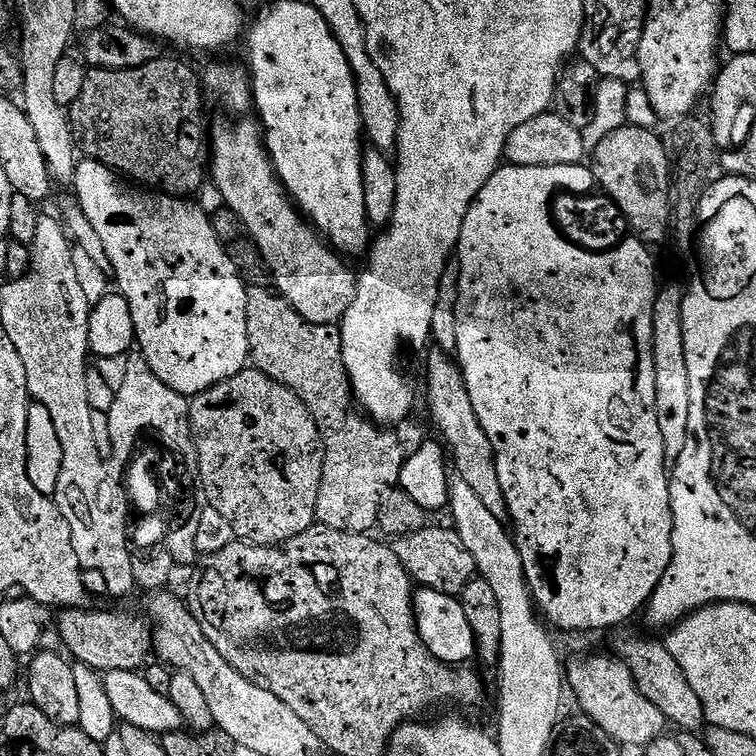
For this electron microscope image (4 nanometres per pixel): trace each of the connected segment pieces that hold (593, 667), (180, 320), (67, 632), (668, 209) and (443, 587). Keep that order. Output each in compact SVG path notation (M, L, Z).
M576 656L566 664L566 684L580 703L579 711L588 716L610 738L621 746L629 744L637 750L665 735L666 721L662 710L638 690L630 670L619 658L608 656Z
M87 158L81 159L76 165L74 195L76 201L82 206L86 218L90 218L90 226L94 226L94 230L106 250L106 258L110 258L115 287L116 284L120 287L117 288L119 295L126 298L126 302L130 306L130 314L134 318L135 343L138 345L139 355L143 356L144 361L150 366L150 370L154 370L156 377L162 382L166 382L166 386L170 386L170 390L177 391L180 396L185 398L191 398L199 392L210 390L218 382L226 382L226 378L234 378L234 374L243 372L250 360L248 335L246 334L248 288L238 274L234 262L230 262L226 250L222 250L222 242L218 242L218 234L214 234L211 215L204 213L200 209L200 205L191 199L165 196L162 192L153 192L140 186L133 186L127 179L121 178L102 162Z
M95 606L86 608L65 608L59 613L60 621L54 624L60 634L60 643L77 664L90 666L98 673L110 670L134 672L149 663L153 651L153 629L143 615L131 616L128 612L99 612Z
M625 126L607 135L598 148L590 153L590 167L599 191L620 208L628 223L628 231L637 236L643 244L655 246L669 239L672 222L672 207L668 201L670 169L668 150L663 139L660 140L648 128Z
M429 526L414 534L397 536L394 540L398 562L412 577L420 588L438 590L441 597L456 598L468 583L477 575L474 558L470 558L470 550L462 546L462 538L451 527L435 528Z

